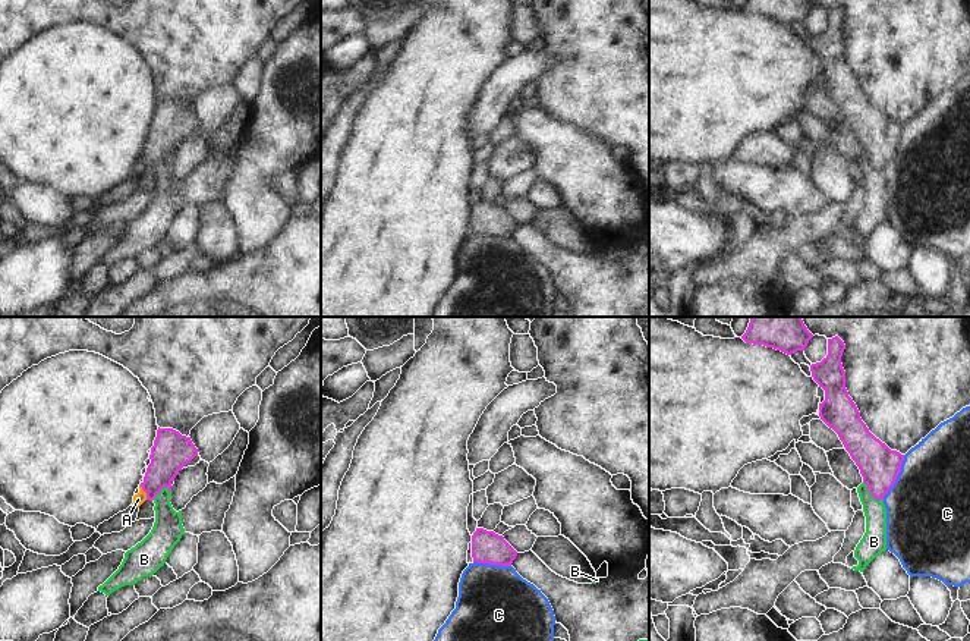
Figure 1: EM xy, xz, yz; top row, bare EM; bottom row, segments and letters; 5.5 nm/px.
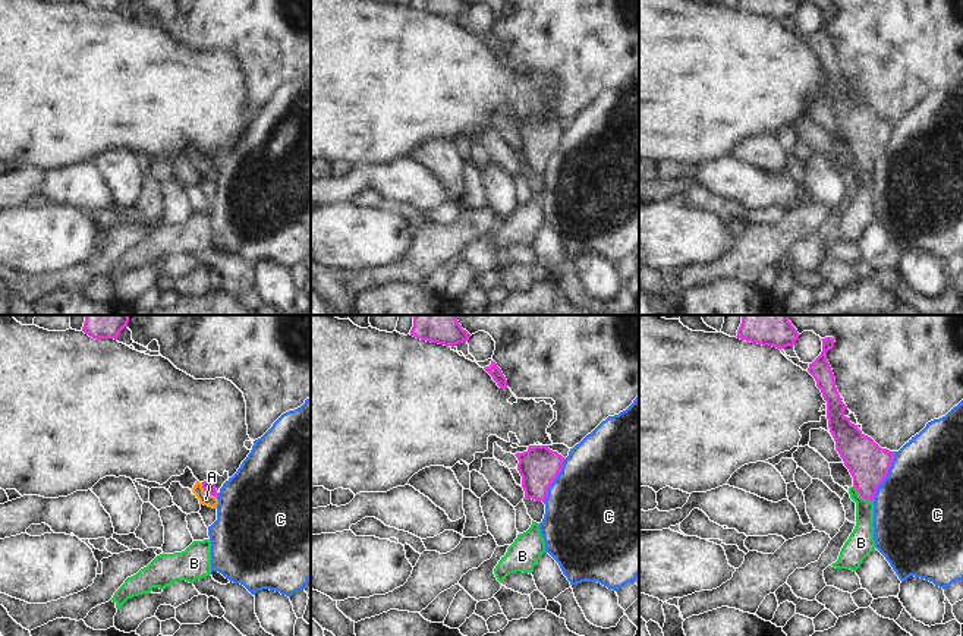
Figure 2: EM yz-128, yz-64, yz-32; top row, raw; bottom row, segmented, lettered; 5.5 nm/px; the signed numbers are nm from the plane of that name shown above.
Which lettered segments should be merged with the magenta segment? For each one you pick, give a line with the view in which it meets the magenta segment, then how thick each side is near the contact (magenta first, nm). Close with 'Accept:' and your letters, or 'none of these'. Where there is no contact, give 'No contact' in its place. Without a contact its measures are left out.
Accept: none of these.

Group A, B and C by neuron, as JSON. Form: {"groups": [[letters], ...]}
{"groups": [["A"], ["B"], ["C"]]}

